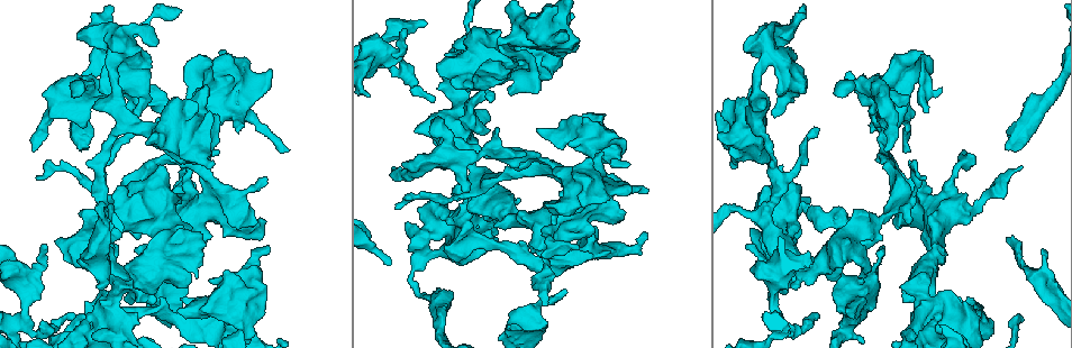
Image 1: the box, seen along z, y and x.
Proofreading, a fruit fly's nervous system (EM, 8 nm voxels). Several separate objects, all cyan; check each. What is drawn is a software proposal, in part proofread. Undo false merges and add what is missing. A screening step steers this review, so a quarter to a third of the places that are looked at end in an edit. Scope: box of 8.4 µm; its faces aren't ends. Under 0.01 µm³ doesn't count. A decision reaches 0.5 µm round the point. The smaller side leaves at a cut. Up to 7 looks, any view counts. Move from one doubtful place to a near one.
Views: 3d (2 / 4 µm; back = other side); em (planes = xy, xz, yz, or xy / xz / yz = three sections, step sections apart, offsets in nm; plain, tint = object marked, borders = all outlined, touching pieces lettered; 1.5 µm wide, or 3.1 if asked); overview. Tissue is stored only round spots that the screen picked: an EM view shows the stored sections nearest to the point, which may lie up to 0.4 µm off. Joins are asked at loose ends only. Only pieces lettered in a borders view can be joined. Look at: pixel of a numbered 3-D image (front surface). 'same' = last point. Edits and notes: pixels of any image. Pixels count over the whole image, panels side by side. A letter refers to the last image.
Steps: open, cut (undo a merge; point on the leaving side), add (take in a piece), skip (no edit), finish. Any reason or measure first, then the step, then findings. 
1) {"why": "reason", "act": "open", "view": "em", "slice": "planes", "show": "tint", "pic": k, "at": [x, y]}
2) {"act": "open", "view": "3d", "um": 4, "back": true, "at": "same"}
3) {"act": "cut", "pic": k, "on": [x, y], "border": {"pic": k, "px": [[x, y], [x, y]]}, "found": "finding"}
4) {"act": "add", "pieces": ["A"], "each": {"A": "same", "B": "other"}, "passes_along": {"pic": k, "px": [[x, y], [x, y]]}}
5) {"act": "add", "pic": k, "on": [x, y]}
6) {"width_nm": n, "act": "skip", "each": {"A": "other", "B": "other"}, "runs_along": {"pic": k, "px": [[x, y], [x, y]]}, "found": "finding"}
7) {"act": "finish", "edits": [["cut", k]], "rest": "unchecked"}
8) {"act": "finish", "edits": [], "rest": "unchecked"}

{"why": "thin end", "act": "open", "view": "em", "slice": "planes", "show": "borders", "pic": 1, "at": [647, 190]}

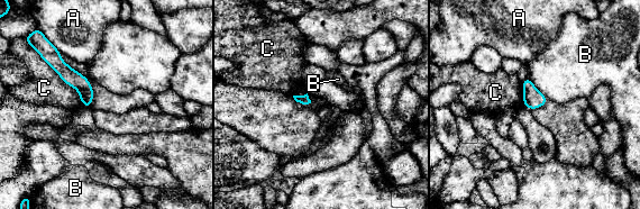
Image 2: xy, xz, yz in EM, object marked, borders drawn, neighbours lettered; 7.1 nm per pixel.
{"act": "skip", "each": {"A": "other", "B": "other", "C": "other"}, "runs_along": {"pic": 2, "px": [[57, 57], [88, 103]]}, "found": "no lettered piece goes on from it"}

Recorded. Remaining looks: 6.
{"why": "branch stops here", "act": "open", "view": "em", "slice": "planes", "show": "tint", "pic": 1, "at": [898, 225]}

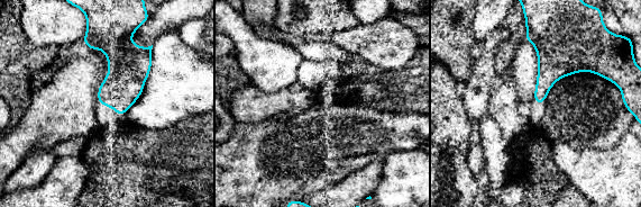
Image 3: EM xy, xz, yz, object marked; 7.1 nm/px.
{"why": "see the neighbours", "act": "open", "view": "em", "slice": "planes", "show": "borders", "at": "same"}

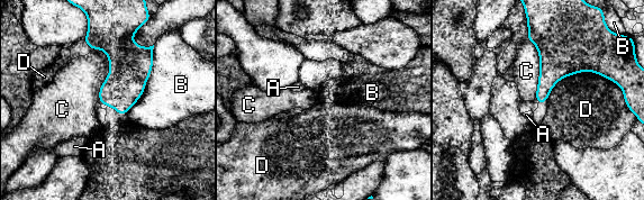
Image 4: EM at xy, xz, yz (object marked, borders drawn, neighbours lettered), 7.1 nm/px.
{"act": "skip", "each": {"A": "other", "B": "other", "C": "other", "D": "other"}, "border": {"pic": 4, "px": [[614, 81], [576, 72], [546, 100]]}, "found": "none of them fits"}

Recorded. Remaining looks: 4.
{"why": "thin end", "act": "open", "view": "em", "slice": "planes", "show": "borders", "pic": 1, "at": [1009, 238]}

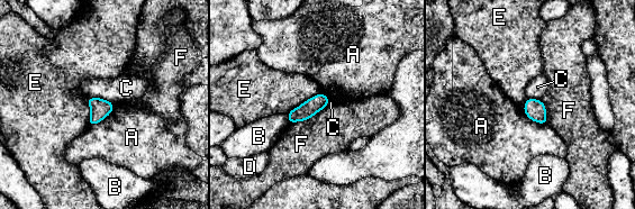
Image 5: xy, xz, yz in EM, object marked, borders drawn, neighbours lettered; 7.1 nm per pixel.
{"act": "skip", "each": {"A": "other", "B": "other", "C": "other", "D": "other", "E": "other", "F": "other"}, "border": {"pic": 5, "px": [[88, 97], [100, 97], [115, 103]]}, "found": "no lettered piece goes on from it"}

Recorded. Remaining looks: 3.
{"act": "finish", "edits": [], "rest": "unchecked"}

